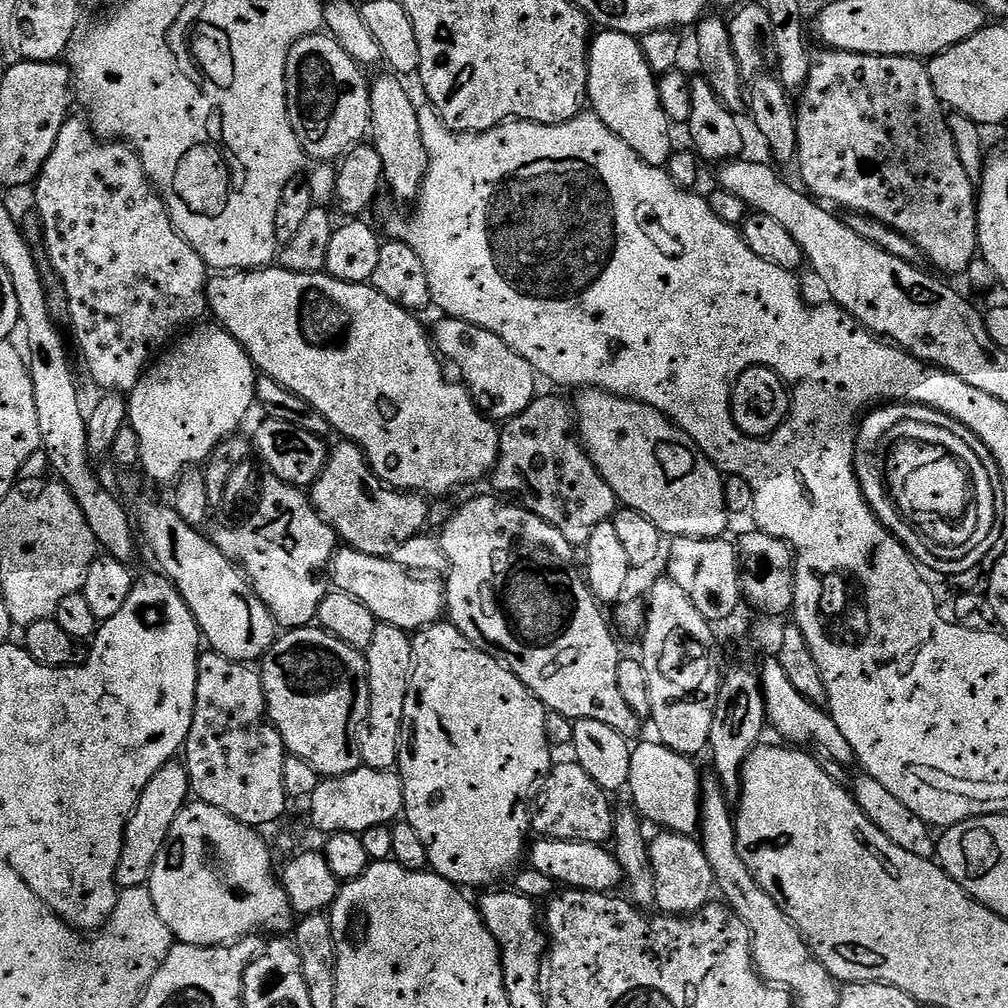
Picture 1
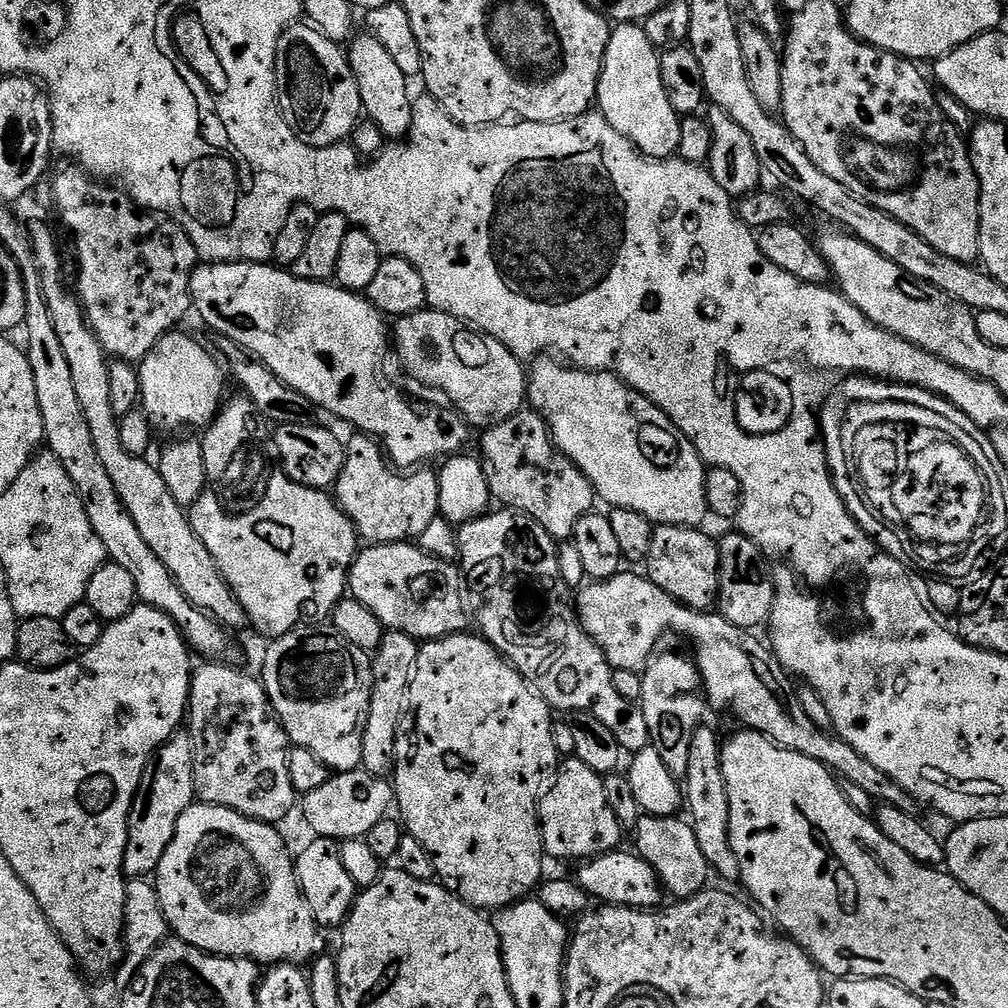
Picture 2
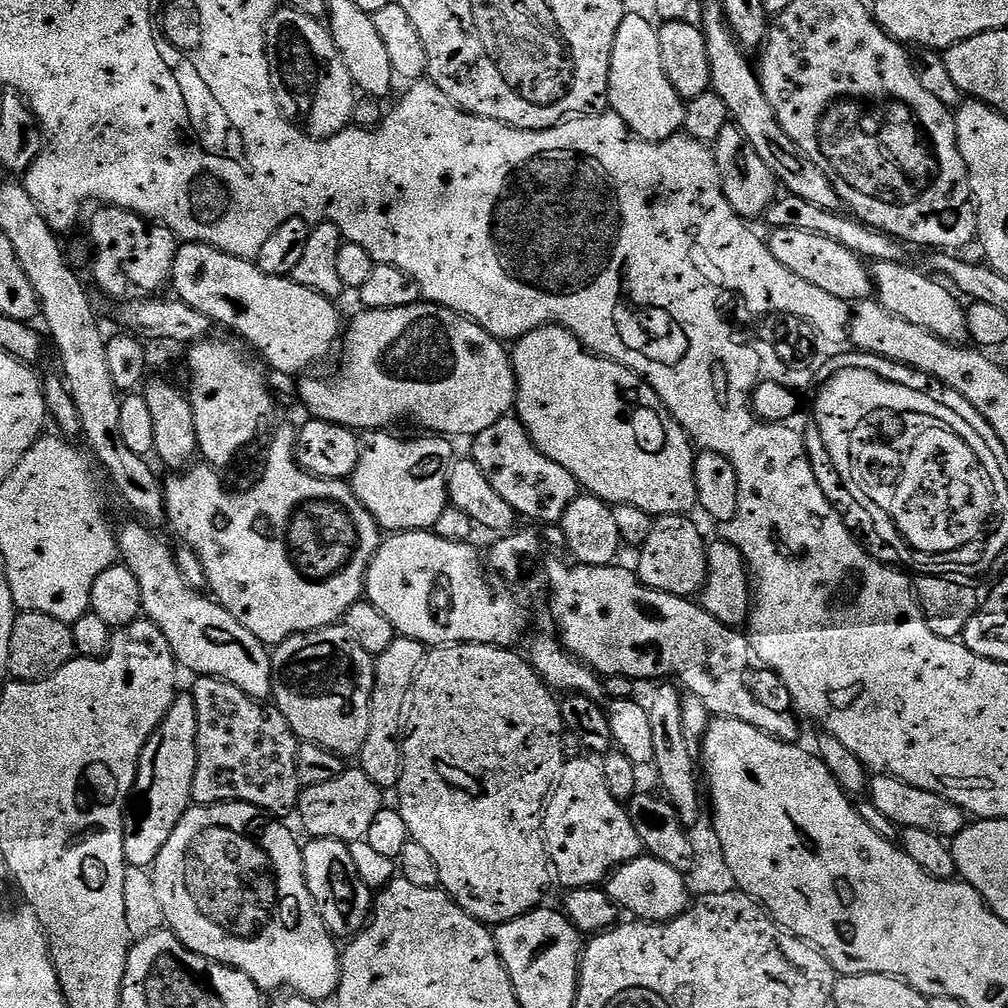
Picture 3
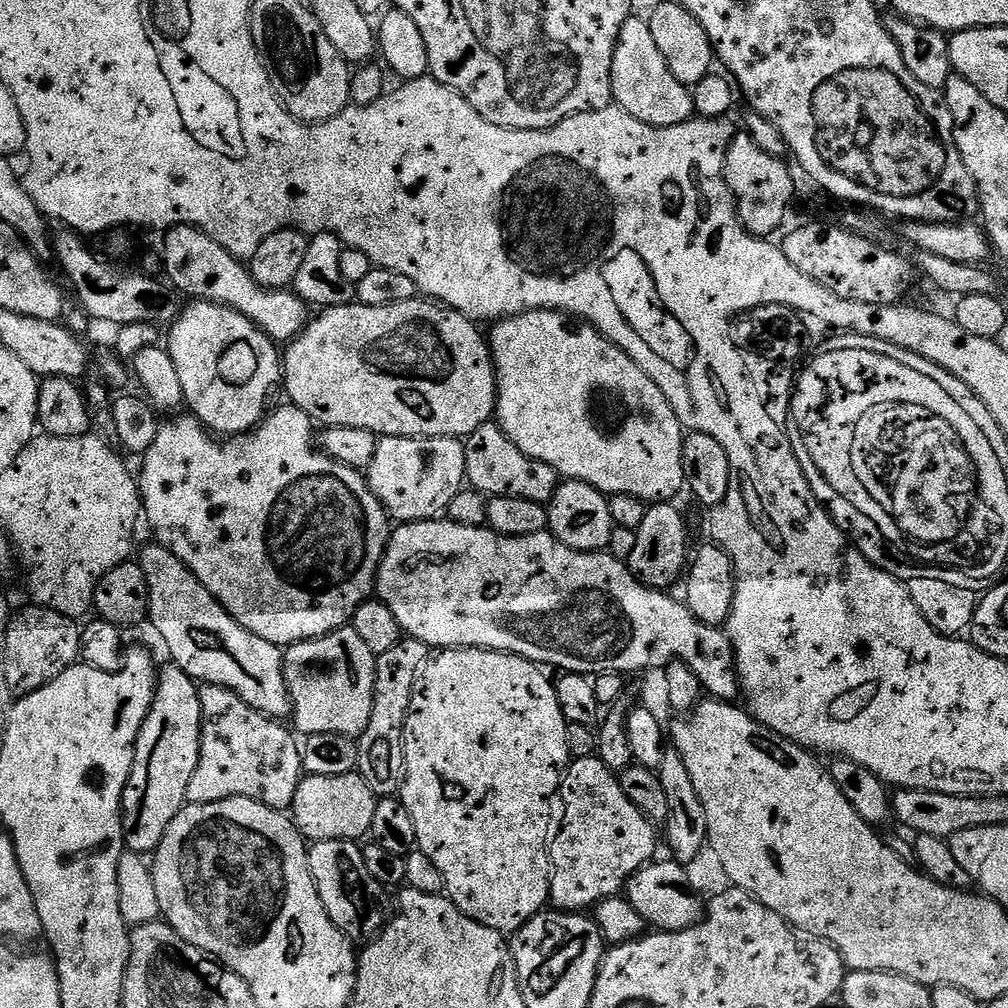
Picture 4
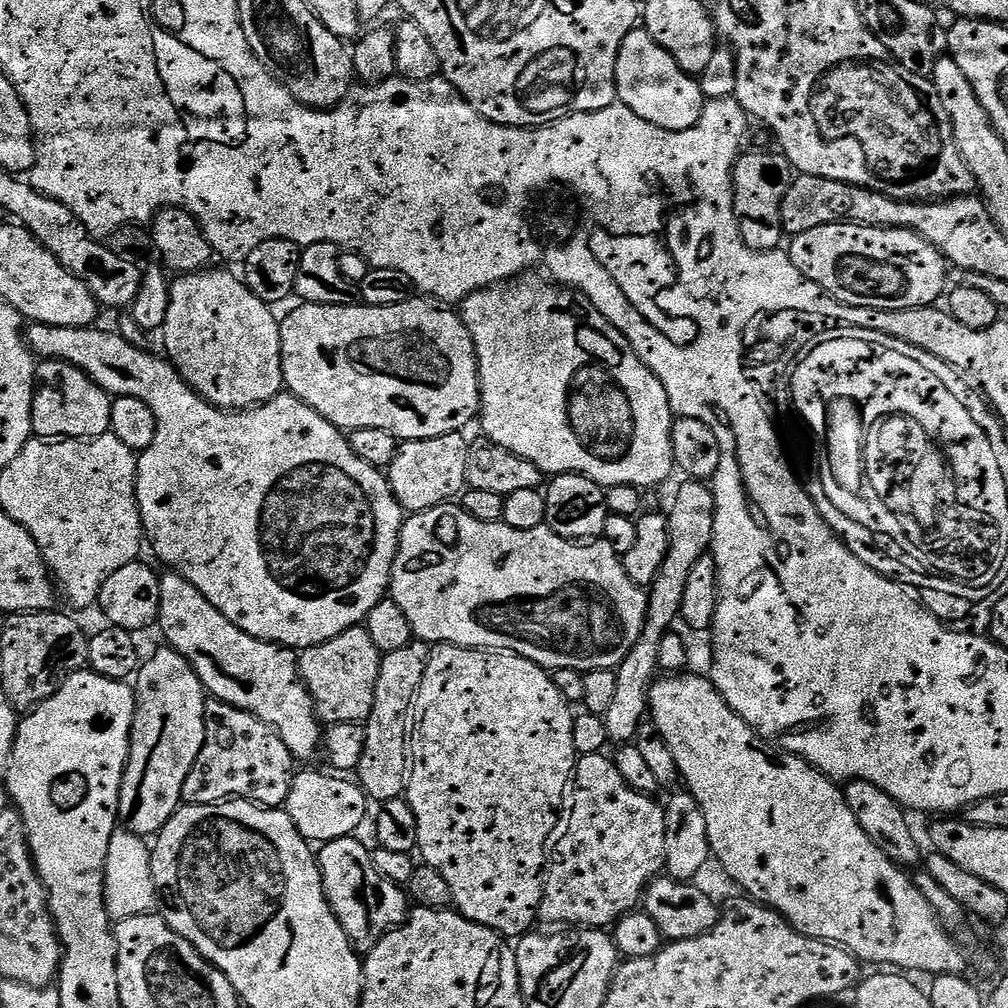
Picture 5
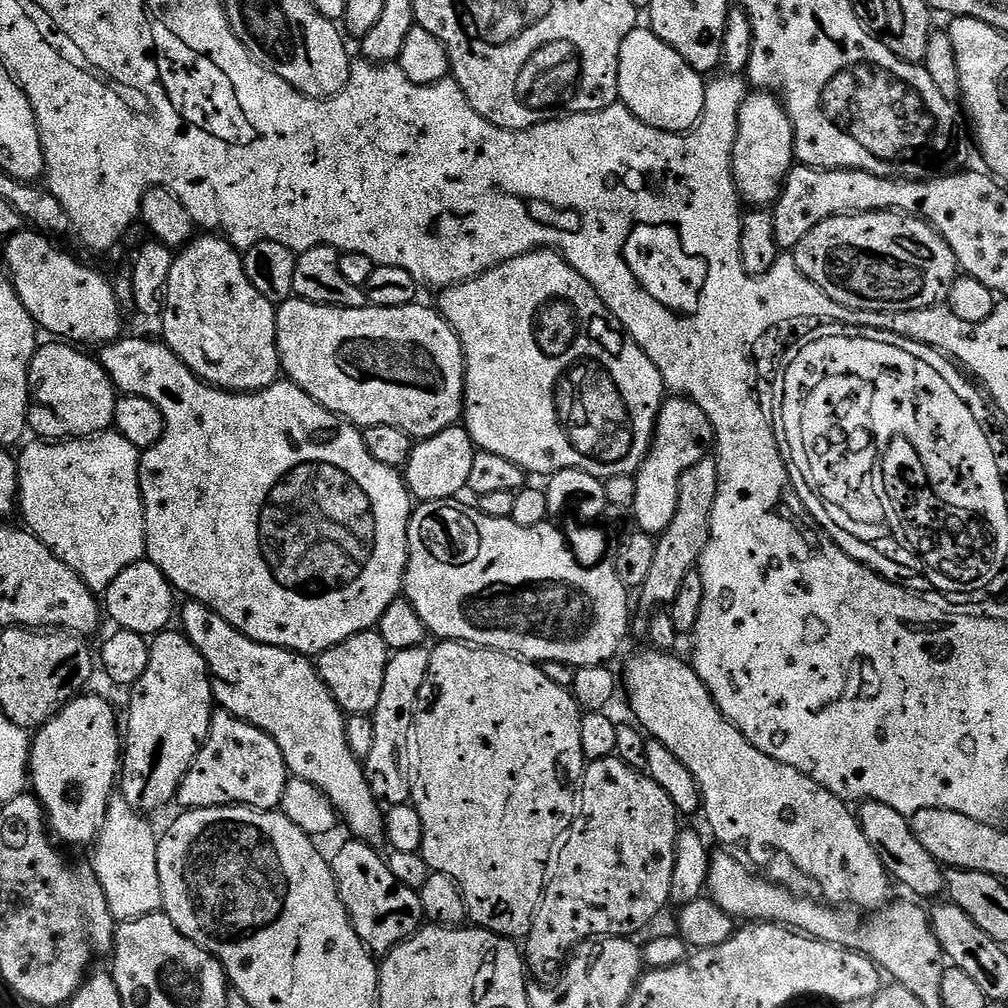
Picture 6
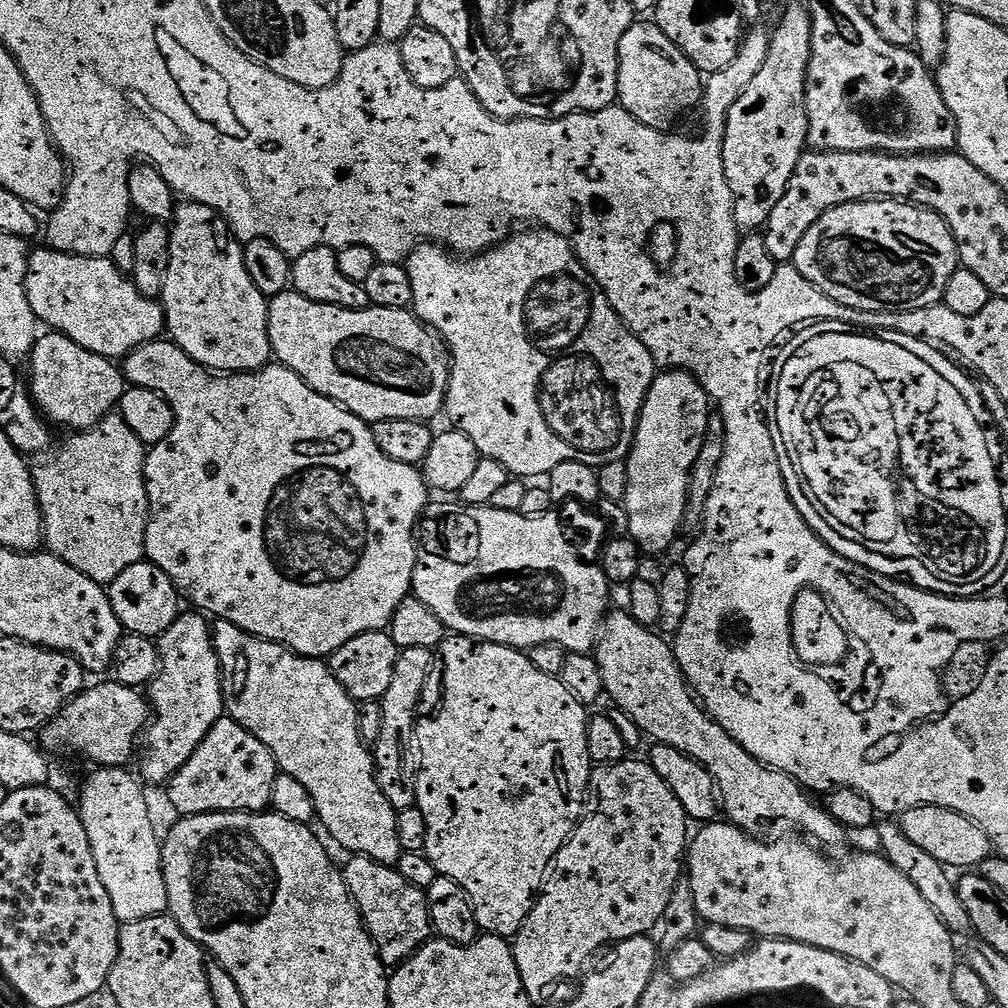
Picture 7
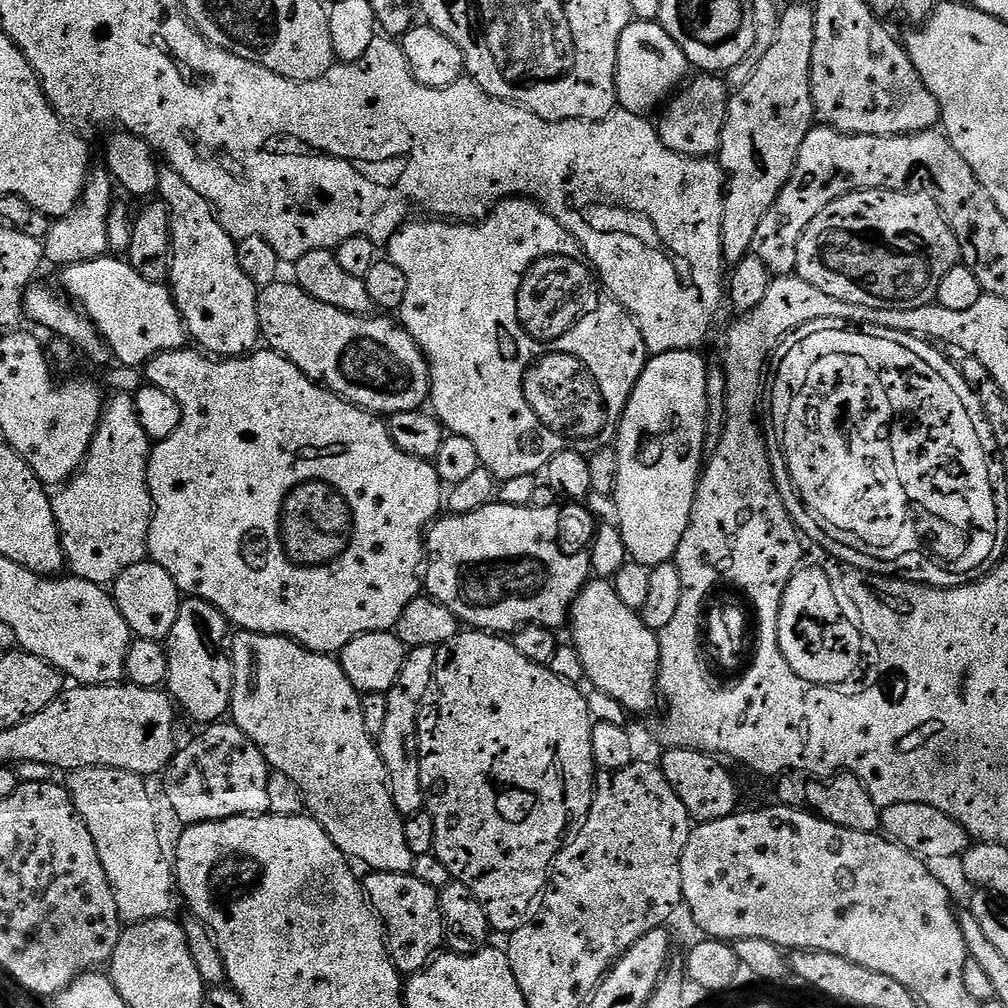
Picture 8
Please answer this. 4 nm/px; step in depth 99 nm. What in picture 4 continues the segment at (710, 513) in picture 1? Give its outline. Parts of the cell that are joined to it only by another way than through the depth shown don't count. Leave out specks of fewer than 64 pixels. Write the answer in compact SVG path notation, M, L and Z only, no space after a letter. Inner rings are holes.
M524 312L521 316L509 316L497 320L491 325L490 347L492 349L492 364L496 368L496 410L495 423L500 429L530 458L538 462L546 462L555 470L557 476L564 480L577 480L594 486L608 496L626 494L645 502L672 502L677 498L680 488L685 487L684 467L682 466L682 450L686 429L680 419L674 414L670 402L666 402L666 394L638 367L631 358L622 351L614 342L610 342L597 328L587 322L573 322L563 312Z

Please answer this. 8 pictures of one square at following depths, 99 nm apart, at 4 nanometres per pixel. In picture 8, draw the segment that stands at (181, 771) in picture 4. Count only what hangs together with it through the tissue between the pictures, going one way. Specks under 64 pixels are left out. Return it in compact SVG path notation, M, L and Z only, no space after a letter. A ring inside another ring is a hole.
M197 596L181 599L178 619L174 621L174 630L170 630L166 641L168 650L166 691L183 711L184 708L188 711L189 718L197 720L200 726L207 726L227 717L232 707L232 658L226 651L229 640L230 625L228 620L213 604L200 600Z

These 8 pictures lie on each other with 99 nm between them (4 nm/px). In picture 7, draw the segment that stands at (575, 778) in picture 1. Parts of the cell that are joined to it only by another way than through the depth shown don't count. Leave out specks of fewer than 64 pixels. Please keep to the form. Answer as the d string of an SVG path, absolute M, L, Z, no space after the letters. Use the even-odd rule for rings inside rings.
M632 759L593 767L584 815L572 837L560 847L532 913L511 941L522 986L533 1005L563 1001L573 991L572 979L585 971L584 963L596 951L599 953L605 946L626 938L649 935L651 928L659 925L674 886L681 883L682 865L690 843L688 815L682 810L682 802L674 798L674 790L654 774L651 764Z

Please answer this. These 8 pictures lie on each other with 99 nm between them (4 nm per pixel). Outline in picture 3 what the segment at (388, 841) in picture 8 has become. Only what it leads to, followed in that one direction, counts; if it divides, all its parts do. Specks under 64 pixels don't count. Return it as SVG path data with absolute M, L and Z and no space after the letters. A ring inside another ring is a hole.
M136 523L140 524L119 525L116 533L118 556L130 574L138 578L138 586L142 590L143 615L153 620L162 634L166 634L176 655L177 665L181 669L189 668L196 676L216 676L219 680L238 686L255 700L267 701L272 694L272 657L269 649L258 638L254 638L254 634L250 634L250 630L238 622L238 618L217 604L211 595L189 586L178 570L175 551L171 547L168 549L158 537L152 536L153 529L147 523Z

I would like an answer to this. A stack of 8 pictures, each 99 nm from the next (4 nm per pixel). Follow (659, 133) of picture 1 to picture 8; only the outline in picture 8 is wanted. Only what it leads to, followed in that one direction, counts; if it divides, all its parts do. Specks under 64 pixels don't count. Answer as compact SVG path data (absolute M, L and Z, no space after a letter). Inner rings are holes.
M633 19L632 24L622 30L616 63L616 102L623 111L648 114L651 108L659 109L685 83L687 72L690 72L690 65L686 54L657 21Z

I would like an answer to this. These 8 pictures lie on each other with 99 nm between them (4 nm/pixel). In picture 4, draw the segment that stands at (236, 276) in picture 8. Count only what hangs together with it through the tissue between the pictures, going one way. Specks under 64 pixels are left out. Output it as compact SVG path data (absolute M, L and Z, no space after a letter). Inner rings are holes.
M192 300L189 305L181 307L180 317L166 332L166 349L178 370L183 403L217 437L231 438L251 432L273 407L276 391L281 391L281 353L255 324L223 304Z

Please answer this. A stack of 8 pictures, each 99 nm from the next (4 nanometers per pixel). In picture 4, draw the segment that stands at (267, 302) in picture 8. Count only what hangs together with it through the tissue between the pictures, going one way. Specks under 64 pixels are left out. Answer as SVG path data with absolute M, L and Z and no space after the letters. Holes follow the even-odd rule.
M428 298L398 302L394 306L366 306L353 302L346 306L323 309L309 319L305 329L282 352L282 388L293 405L303 410L317 425L324 428L346 426L354 430L370 430L377 438L386 436L455 436L467 438L478 426L489 423L496 410L496 368L492 364L489 341L477 325L453 308L445 308Z

